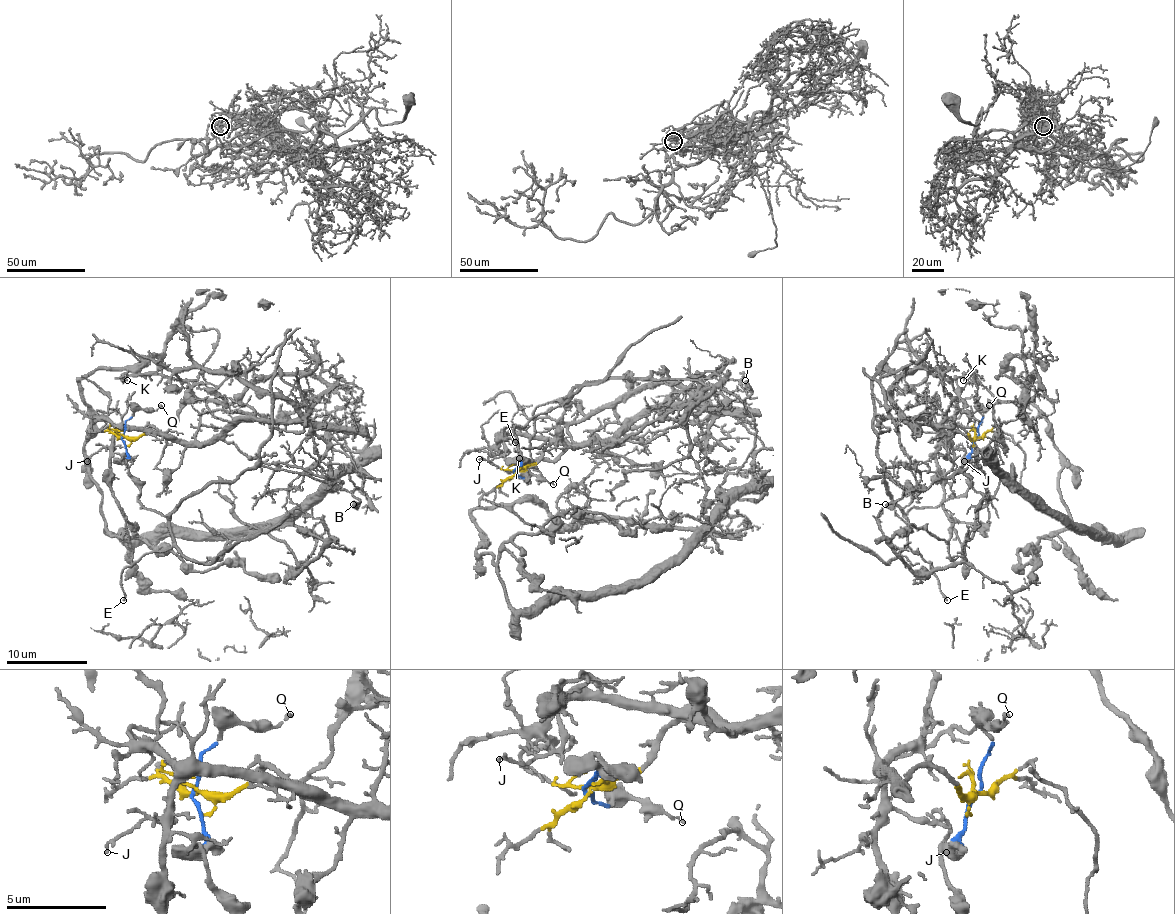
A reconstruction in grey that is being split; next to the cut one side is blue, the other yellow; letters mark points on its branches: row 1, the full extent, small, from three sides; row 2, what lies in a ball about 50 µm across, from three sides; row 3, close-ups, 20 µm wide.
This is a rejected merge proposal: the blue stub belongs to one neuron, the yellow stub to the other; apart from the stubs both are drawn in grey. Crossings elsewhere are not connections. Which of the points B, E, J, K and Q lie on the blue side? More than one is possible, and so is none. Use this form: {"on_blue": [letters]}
{"on_blue": ["B", "E", "Q"]}

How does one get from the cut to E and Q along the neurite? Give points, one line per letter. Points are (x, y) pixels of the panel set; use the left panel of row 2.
E: (123, 437), (137, 500), (141, 508), (165, 518), (171, 546), (143, 554), (123, 570), (123, 601)
Q: (123, 437), (123, 425), (135, 411), (161, 405)

